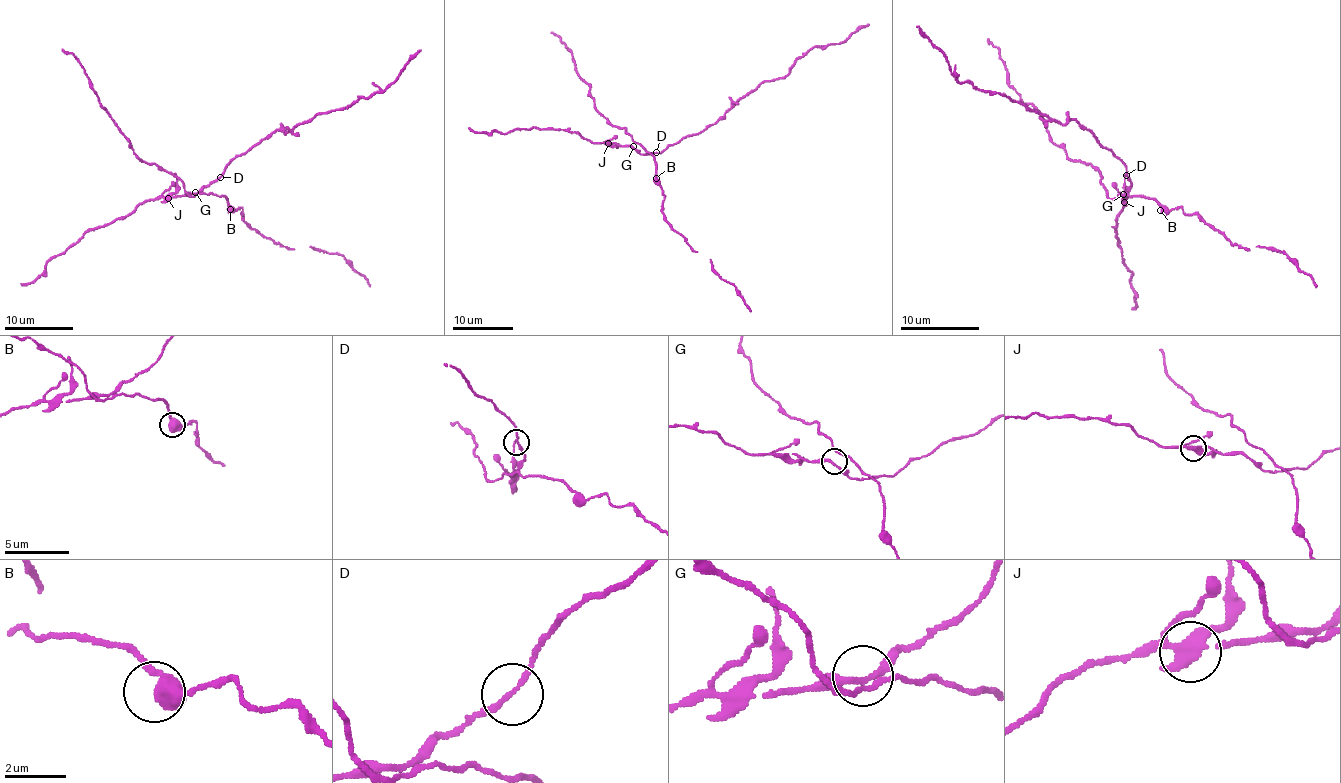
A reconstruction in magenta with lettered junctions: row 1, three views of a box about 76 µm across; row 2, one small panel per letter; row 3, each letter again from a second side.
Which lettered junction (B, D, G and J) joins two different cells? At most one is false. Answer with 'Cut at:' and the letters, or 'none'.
Cut at: J

